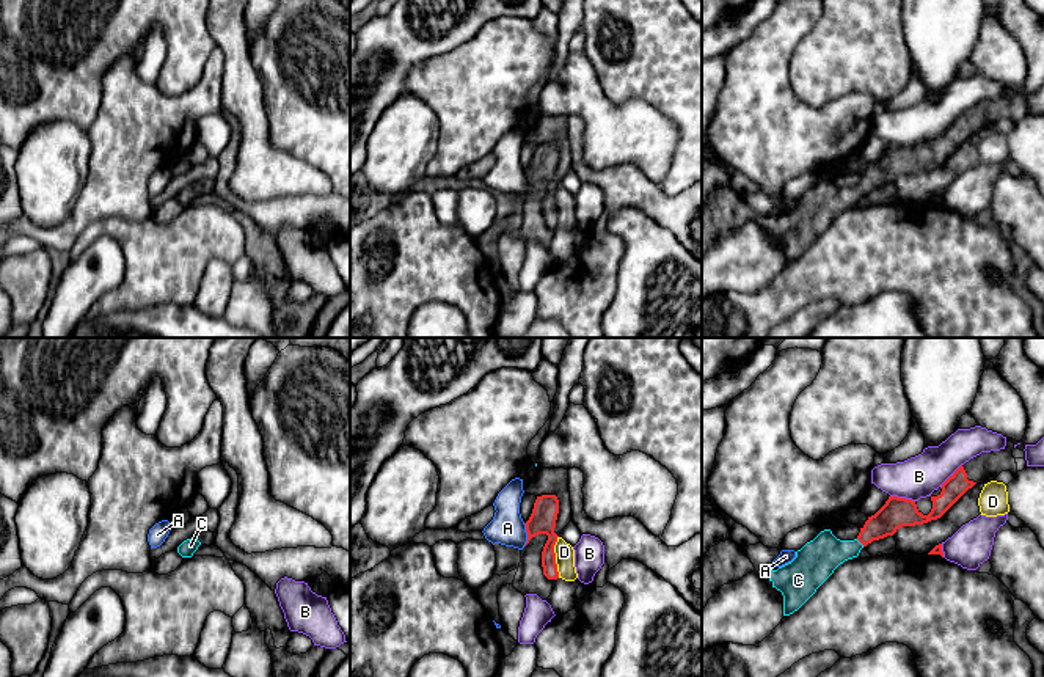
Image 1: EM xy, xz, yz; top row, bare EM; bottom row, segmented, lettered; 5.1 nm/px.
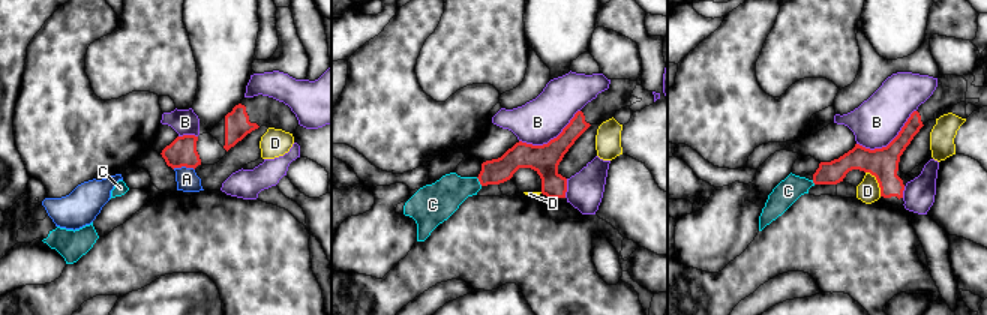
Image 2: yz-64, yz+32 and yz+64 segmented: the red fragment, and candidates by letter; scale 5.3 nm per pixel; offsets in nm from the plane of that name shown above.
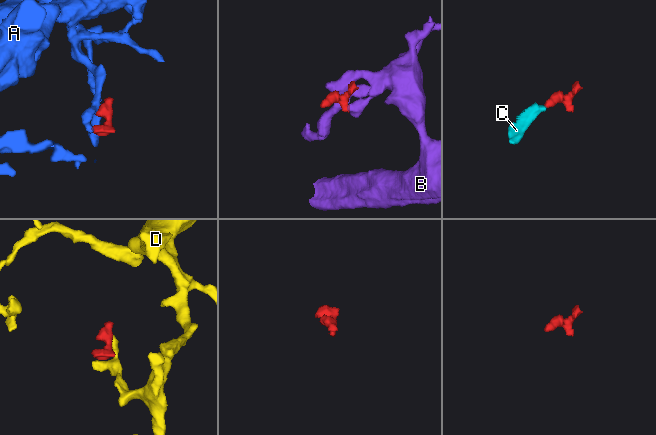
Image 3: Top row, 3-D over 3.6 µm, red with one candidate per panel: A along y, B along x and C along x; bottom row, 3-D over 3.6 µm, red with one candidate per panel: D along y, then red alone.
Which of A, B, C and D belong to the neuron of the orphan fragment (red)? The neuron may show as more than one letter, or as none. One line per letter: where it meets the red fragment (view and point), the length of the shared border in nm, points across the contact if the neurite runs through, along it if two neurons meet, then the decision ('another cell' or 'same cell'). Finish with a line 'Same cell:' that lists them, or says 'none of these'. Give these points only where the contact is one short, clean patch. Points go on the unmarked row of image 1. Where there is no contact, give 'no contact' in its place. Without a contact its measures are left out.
A: meets red in xz at (528, 182); contact 120 nm long; another cell
B: meets red in yz at (950, 124); contact 170 nm long; another cell
C: meets red in yz at (861, 190); contact 60 nm long; runs through yz (897, 161), (861, 190), (817, 208); same cell
D: meets red in xz at (554, 204); contact 220 nm long; border along xz (558, 184), (554, 208), (559, 225); another cell
Same cell: C

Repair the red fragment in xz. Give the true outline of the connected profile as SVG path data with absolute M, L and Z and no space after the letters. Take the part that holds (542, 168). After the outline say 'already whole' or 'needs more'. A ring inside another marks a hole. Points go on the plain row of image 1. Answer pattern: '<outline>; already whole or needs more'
M542 143L537 145L534 151L532 162L529 168L524 171L526 173L526 181L527 181L527 190L538 182L546 182L548 188L543 195L542 199L542 215L543 215L543 223L548 228L557 228L559 220L557 220L557 212L556 212L556 201L554 201L554 193L557 190L557 182L554 181L556 176L556 168L559 162L559 148L556 143Z; already whole

